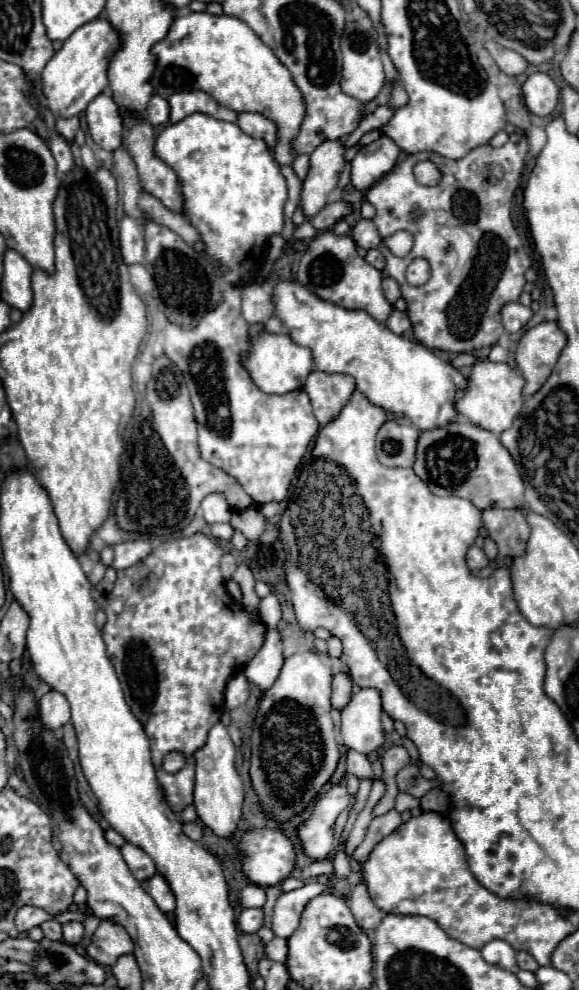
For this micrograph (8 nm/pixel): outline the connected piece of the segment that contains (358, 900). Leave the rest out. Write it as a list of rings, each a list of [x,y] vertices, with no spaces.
[[[358,882],[348,896],[348,906],[352,910],[352,914],[356,916],[356,922],[364,928],[364,930],[374,930],[374,926],[378,926],[378,922],[384,918],[384,912],[372,902],[366,882]]]

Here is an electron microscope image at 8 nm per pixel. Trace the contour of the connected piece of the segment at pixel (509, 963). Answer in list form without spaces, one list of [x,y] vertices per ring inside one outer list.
[[[492,940],[482,948],[482,956],[486,962],[502,966],[506,970],[518,972],[518,964],[516,964],[516,950],[504,942],[504,940]]]

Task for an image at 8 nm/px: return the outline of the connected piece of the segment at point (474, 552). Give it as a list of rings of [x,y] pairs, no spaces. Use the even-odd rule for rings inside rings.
[[[472,544],[470,550],[468,550],[468,568],[478,570],[478,568],[484,568],[484,566],[488,566],[488,558],[486,558],[484,550],[478,548],[476,544]]]

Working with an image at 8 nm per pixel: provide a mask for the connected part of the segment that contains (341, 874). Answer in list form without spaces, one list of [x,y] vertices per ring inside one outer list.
[[[344,850],[338,856],[334,856],[334,874],[336,874],[336,878],[348,880],[348,876],[352,872],[350,864],[352,864],[352,856],[348,856]]]

